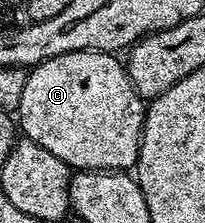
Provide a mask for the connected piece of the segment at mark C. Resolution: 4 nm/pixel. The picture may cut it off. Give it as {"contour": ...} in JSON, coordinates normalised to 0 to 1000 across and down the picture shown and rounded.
{"contour":[[[380,224],[146,300],[83,498],[83,565],[351,767],[620,771],[678,709],[702,444],[649,395],[620,300],[517,224]]]}

